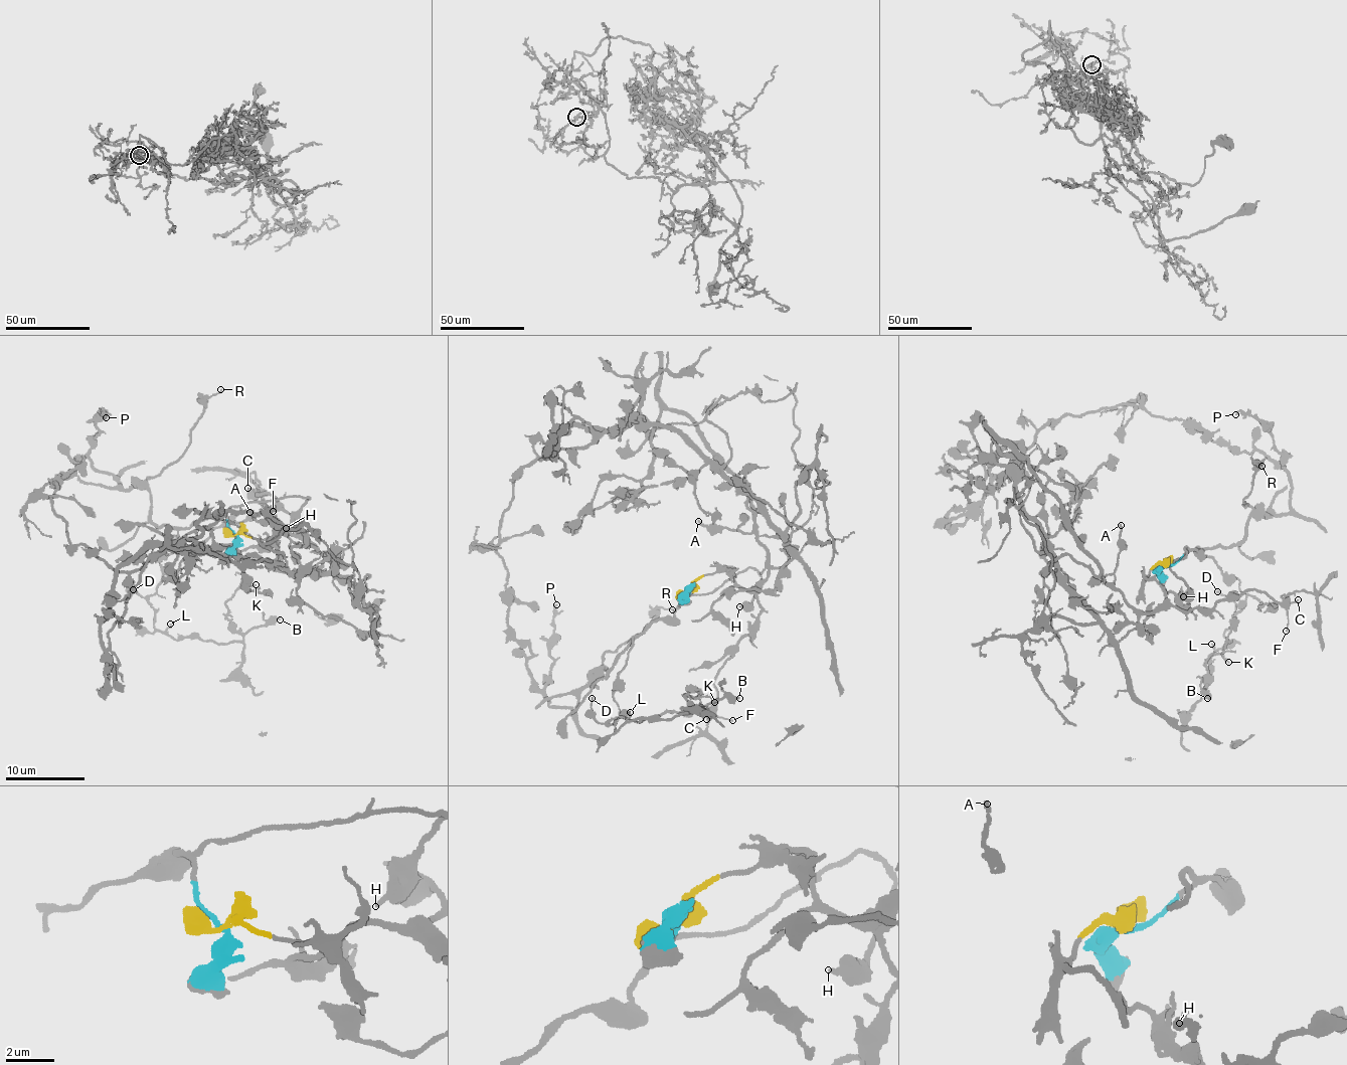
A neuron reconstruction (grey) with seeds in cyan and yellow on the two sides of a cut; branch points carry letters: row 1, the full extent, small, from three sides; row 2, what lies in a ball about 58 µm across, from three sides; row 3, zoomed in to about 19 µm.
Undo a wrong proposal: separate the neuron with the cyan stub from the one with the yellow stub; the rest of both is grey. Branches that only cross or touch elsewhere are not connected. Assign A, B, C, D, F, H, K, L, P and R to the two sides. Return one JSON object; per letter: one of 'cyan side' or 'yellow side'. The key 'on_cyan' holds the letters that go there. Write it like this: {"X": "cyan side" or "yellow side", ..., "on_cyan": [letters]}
{"A": "yellow side", "B": "cyan side", "C": "yellow side", "D": "cyan side", "F": "yellow side", "H": "cyan side", "K": "cyan side", "L": "cyan side", "P": "cyan side", "R": "cyan side", "on_cyan": ["B", "D", "H", "K", "L", "P", "R"]}

